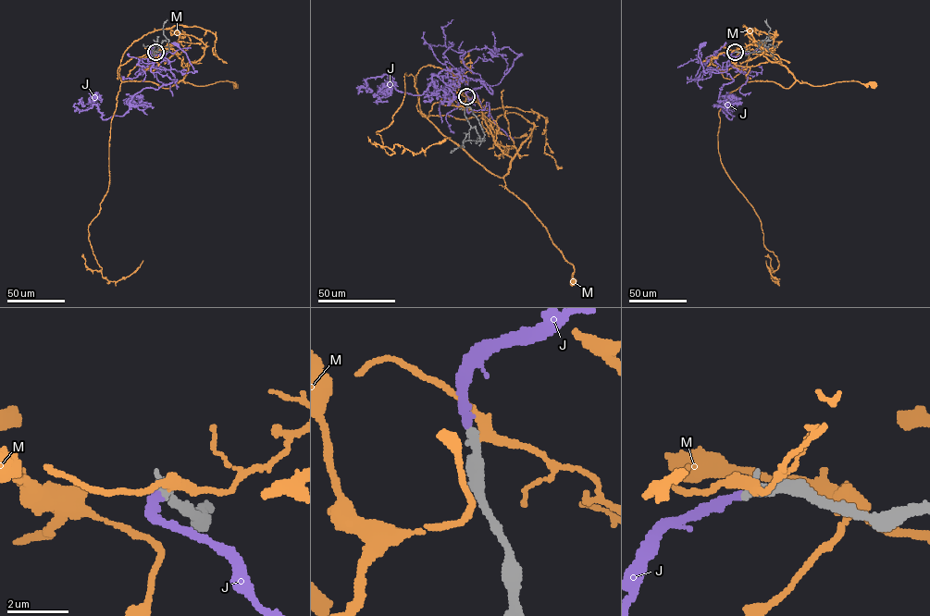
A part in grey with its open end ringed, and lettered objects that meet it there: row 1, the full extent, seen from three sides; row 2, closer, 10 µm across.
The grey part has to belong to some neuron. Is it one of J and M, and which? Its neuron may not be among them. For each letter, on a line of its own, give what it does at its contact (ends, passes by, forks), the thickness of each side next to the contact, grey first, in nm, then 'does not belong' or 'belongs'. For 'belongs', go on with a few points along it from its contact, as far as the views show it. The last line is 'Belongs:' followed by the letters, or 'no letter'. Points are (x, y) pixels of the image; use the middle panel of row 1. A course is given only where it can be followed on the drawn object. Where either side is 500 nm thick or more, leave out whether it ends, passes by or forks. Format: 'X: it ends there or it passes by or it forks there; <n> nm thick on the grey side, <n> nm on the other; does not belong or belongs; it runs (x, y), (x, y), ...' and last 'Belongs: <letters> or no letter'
J: it ends there; 320 nm thick on the grey side, 280 nm on the other; belongs; it runs (466, 96), (492, 92), (434, 73), (423, 94), (398, 91), (386, 74), (357, 88), (369, 92), (364, 78)
M: it passes by; 400 nm thick on the grey side, 320 nm on the other; does not belong
Belongs: J

